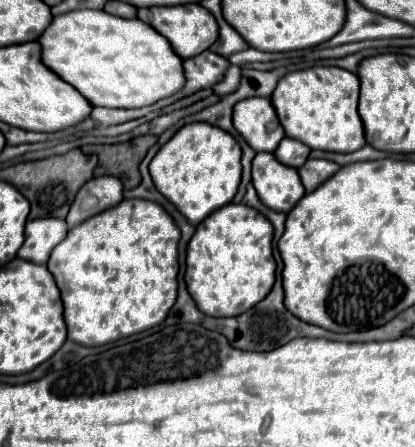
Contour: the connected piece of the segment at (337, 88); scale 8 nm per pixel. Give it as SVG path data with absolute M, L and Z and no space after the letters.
M316 66L280 78L270 100L288 138L300 140L314 150L354 152L366 144L364 126L356 110L358 86L358 76L348 70Z

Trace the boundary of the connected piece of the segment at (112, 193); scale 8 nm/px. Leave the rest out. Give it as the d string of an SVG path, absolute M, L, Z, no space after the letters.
M100 176L88 180L76 194L76 200L70 206L66 216L68 228L82 224L84 220L118 206L124 200L122 182L116 176Z

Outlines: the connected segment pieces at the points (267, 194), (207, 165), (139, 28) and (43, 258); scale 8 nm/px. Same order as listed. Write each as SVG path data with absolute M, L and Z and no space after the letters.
M270 152L256 154L252 162L252 184L258 198L276 212L290 212L304 196L298 172L280 164Z
M204 122L186 124L158 150L150 162L150 176L156 190L166 196L192 226L196 226L210 212L232 202L242 174L240 156L242 150L228 132Z
M72 10L60 16L54 16L52 24L40 36L42 58L44 64L54 70L62 80L72 82L72 86L82 92L92 106L106 108L142 108L150 106L162 98L168 98L182 90L186 84L184 76L184 60L178 54L172 54L172 46L168 46L168 38L156 34L152 26L140 22L138 18L128 20L106 10Z
M38 218L26 224L26 240L18 250L18 258L46 264L50 252L66 236L66 222L60 218Z

